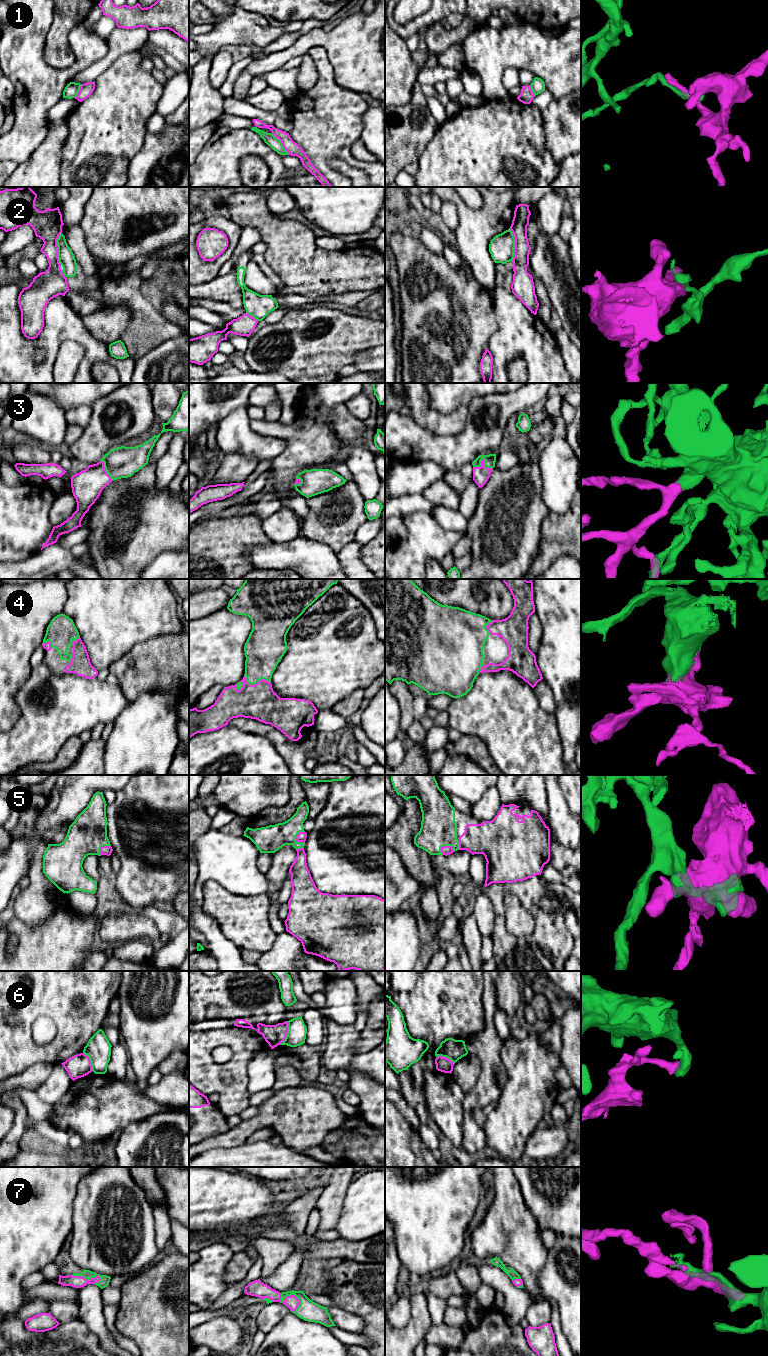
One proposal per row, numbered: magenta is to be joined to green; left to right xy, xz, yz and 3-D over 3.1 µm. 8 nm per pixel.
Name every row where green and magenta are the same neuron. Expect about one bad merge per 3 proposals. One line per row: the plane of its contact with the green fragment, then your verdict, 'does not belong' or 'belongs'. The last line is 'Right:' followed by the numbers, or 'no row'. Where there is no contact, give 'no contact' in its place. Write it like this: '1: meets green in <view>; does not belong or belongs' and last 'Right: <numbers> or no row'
1: meets green in xz; does not belong
2: meets green in yz; does not belong
3: meets green in yz; belongs
4: meets green in xz; belongs
5: meets green in yz; belongs
6: meets green in xz; does not belong
7: meets green in xy; belongs
Right: 3, 4, 5, 7

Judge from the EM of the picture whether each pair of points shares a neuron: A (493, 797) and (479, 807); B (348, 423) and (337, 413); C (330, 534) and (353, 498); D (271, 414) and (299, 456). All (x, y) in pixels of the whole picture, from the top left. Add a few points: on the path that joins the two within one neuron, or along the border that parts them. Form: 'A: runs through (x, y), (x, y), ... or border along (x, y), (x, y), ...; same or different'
A: runs through (490, 800), (482, 807); same
B: runs through (345, 421), (340, 416); same
C: runs through (334, 524), (337, 516), (348, 505); same
D: border along (263, 419), (278, 421); different

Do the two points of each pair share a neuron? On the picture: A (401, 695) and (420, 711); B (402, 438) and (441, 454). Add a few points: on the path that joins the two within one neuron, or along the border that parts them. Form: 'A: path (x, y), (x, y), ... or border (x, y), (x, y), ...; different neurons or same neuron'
A: border (415, 697), (413, 702), (413, 718); different neurons
B: path (412, 443), (431, 447); same neuron

